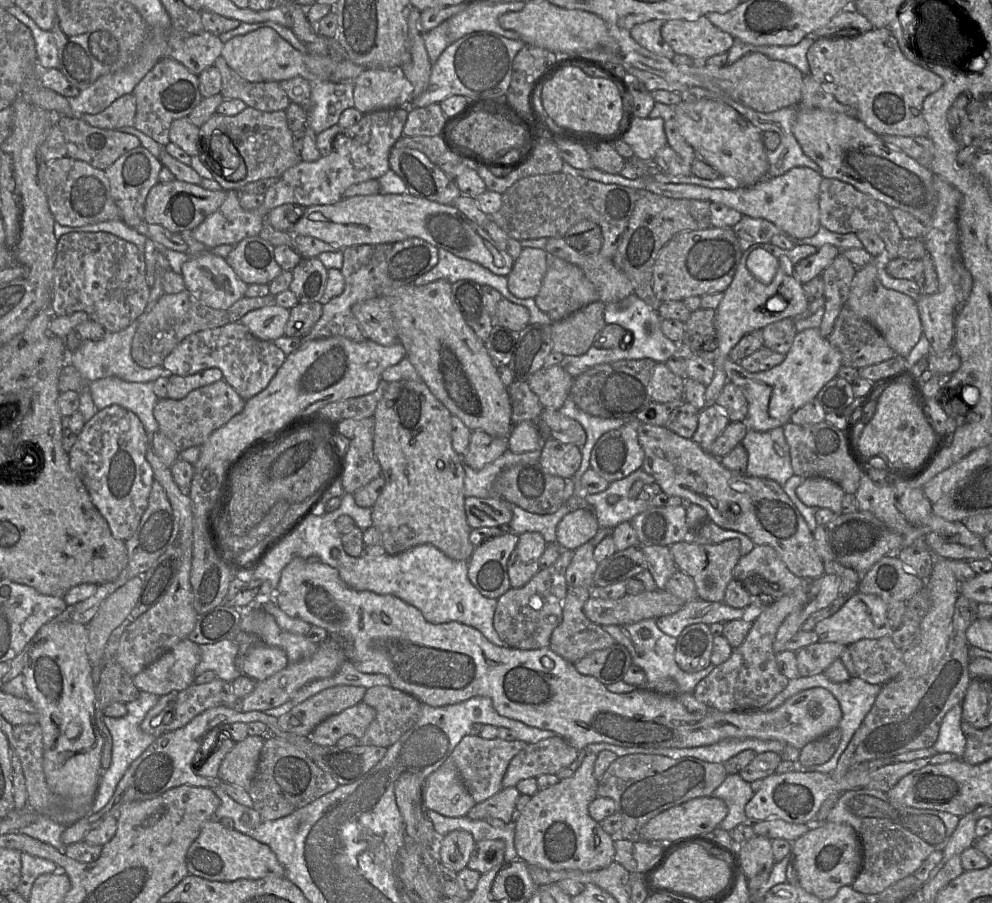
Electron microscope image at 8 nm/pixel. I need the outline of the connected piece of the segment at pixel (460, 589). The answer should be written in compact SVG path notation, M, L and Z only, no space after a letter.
M431 544L415 546L400 554L376 558L353 557L338 550L335 566L343 582L357 591L394 595L417 607L433 624L461 622L479 630L497 646L508 646L493 626L497 599L483 596L468 578L468 561L454 560Z

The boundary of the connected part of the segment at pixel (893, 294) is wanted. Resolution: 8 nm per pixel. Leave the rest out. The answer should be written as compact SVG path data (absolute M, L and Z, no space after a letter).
M874 257L870 263L857 268L846 305L856 315L870 322L896 355L906 358L923 335L917 302L906 294L882 285L878 277L879 262L882 261L883 257Z

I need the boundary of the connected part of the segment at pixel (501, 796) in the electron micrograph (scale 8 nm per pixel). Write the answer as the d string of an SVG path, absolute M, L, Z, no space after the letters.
M516 787L502 788L490 798L476 803L466 817L472 820L498 818L504 823L508 823L512 821L516 810L516 801L520 794Z

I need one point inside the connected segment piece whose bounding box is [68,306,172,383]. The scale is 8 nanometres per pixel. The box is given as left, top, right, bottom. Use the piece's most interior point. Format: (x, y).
(110, 356)

